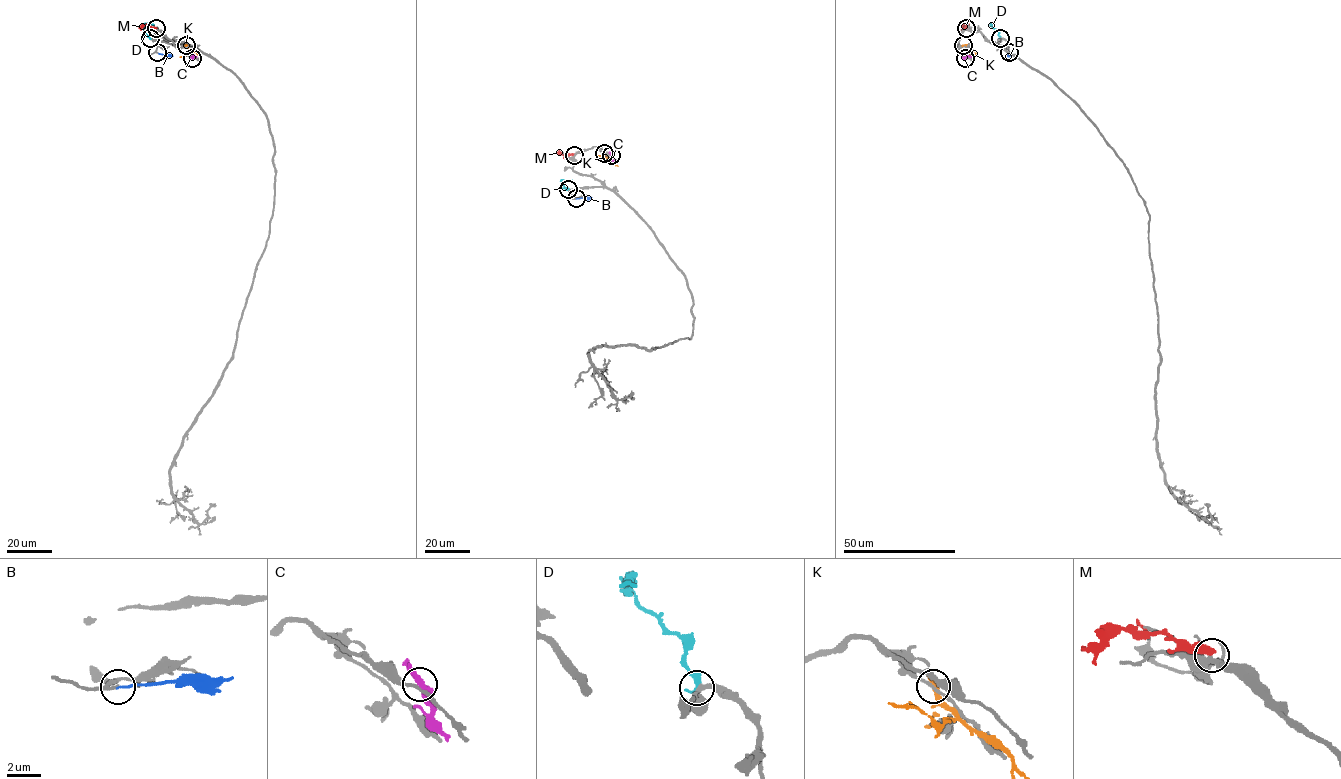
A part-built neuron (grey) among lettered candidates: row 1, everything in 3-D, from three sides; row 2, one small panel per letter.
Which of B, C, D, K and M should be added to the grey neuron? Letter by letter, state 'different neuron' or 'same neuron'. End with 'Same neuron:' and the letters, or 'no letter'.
B: same neuron
C: different neuron
D: same neuron
K: different neuron
M: different neuron
Same neuron: B, D

